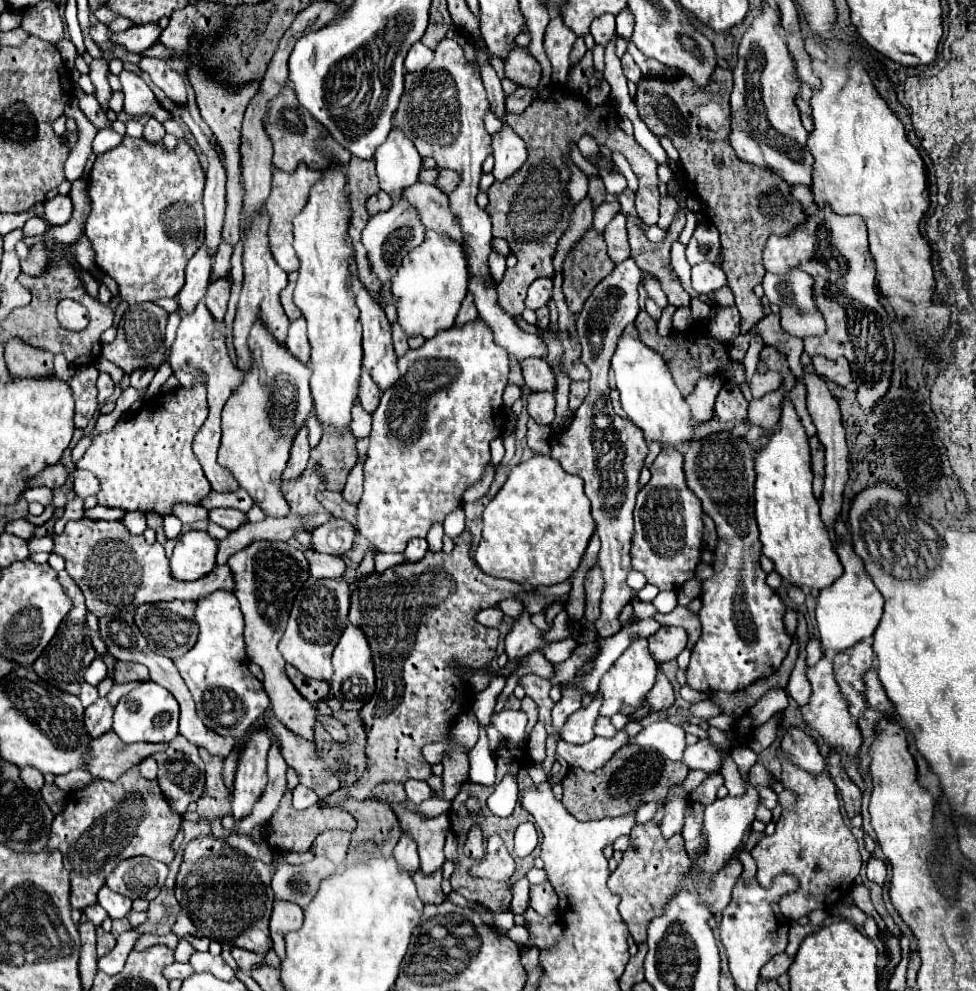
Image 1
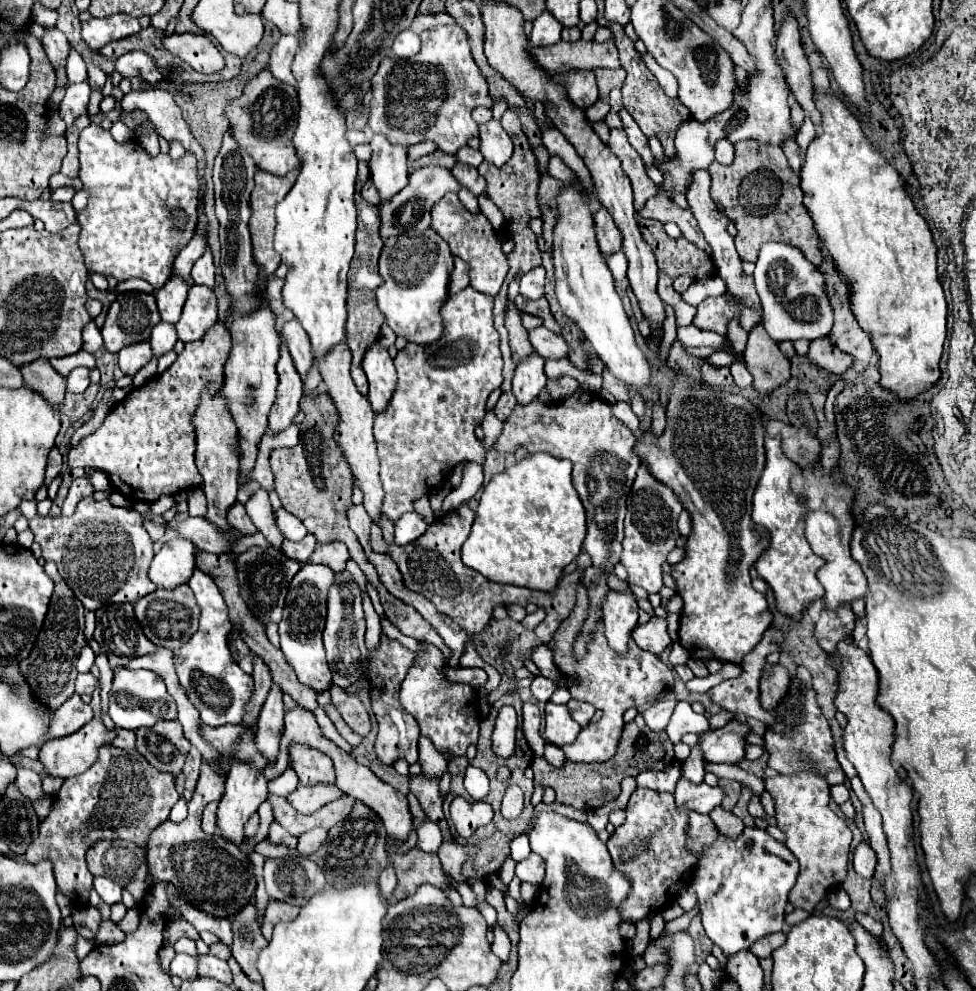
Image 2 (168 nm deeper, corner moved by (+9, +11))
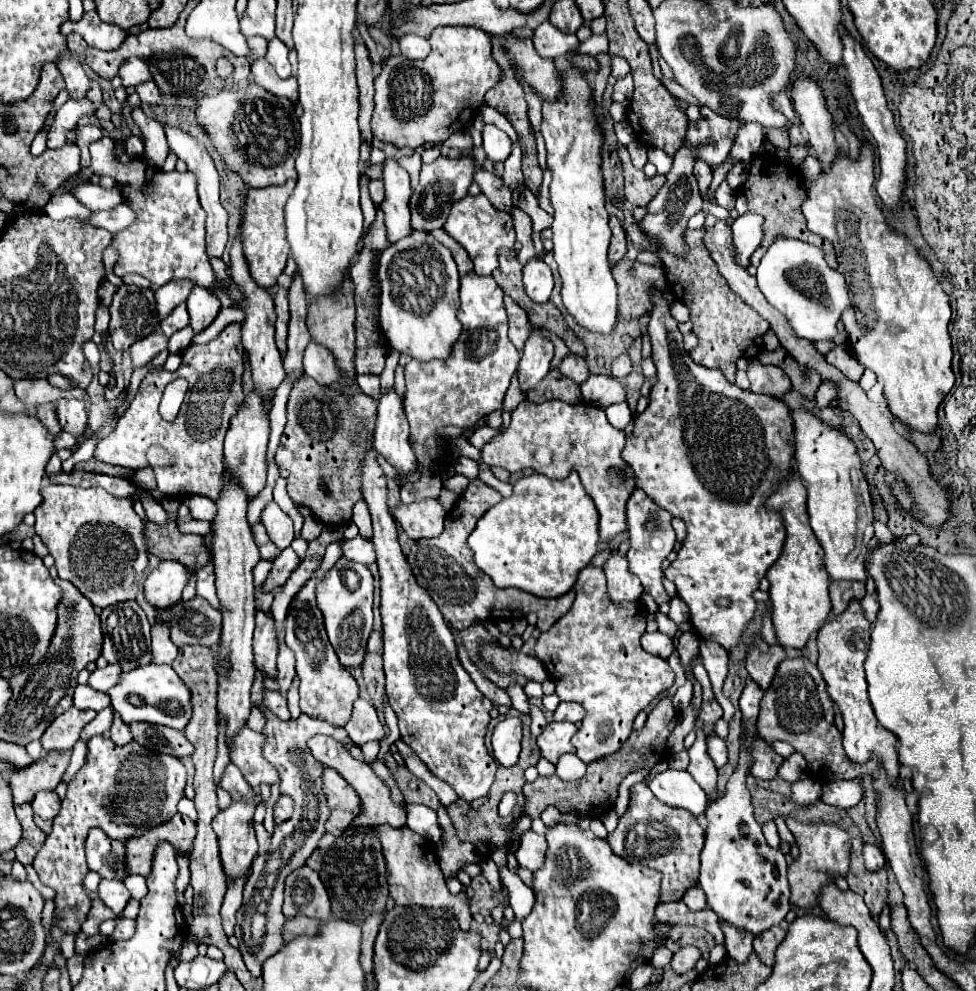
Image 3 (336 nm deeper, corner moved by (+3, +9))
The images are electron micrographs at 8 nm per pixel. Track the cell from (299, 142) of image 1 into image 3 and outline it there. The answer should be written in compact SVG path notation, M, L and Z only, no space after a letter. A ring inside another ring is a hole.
M256 83L244 89L220 91L212 97L202 97L194 109L196 123L206 131L210 143L222 157L224 165L234 171L248 187L260 189L282 185L290 177L298 177L294 169L298 153L298 117L296 107L288 99L274 97Z

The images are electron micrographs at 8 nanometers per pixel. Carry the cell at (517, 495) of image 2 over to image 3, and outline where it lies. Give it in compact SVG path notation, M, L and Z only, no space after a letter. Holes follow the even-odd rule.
M540 473L522 477L512 497L488 509L468 537L474 563L498 587L520 587L538 597L568 593L580 569L600 553L598 543L598 511L576 473L564 481Z

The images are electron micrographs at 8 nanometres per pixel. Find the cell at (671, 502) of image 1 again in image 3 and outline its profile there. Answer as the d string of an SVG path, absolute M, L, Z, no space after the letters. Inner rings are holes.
M634 489L632 497L628 499L626 505L626 517L628 517L628 529L630 529L630 551L628 551L628 561L630 561L630 571L642 581L642 587L646 593L654 597L656 603L670 603L670 597L662 585L662 561L668 557L672 551L672 545L676 541L674 529L670 525L672 515L664 509L660 509L642 489Z

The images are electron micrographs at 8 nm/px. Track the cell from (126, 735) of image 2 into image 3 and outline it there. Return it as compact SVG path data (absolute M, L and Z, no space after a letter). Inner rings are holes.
M114 713L114 721L112 721L112 729L110 729L110 739L112 739L116 745L126 745L128 741L132 741L130 727L120 719L118 713Z

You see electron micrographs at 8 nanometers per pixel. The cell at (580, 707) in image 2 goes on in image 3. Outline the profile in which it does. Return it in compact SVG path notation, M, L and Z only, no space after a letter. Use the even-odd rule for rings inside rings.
M560 703L558 709L554 711L554 721L570 721L570 723L580 723L584 719L584 709L578 703Z

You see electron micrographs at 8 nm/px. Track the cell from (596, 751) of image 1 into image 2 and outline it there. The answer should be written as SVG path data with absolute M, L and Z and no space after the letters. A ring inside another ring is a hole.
M580 583L576 609L570 613L570 617L566 621L562 621L560 629L554 633L552 641L548 643L554 649L554 663L570 679L582 679L586 683L582 687L572 687L570 689L572 697L584 699L584 701L592 703L596 707L596 711L602 711L598 721L592 721L590 725L582 727L582 731L578 733L574 743L562 747L564 755L576 763L594 763L594 761L610 759L616 751L616 745L618 745L618 739L620 739L620 733L624 727L624 719L622 719L624 711L630 707L640 707L640 705L664 699L672 691L672 685L674 685L672 671L656 655L642 651L634 641L630 641L628 655L624 655L624 657L616 655L604 639L604 625L598 627L594 639L588 645L588 653L580 661L574 661L572 659L572 643L574 643L574 639L576 639L576 635L582 629L582 623L586 619L586 611L588 611L586 607L588 607L588 597L586 597L584 585Z

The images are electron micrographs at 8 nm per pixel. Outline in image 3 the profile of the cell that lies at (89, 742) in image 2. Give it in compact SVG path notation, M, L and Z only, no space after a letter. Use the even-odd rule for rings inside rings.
M54 751L46 761L38 761L26 769L14 771L8 779L14 805L32 803L32 797L38 791L54 791L68 767L68 761L68 755L58 755Z

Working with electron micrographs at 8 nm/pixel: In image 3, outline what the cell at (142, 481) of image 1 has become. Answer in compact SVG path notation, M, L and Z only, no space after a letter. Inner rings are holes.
M230 323L214 341L206 345L190 345L182 351L182 365L170 373L158 369L148 373L138 387L138 393L112 435L102 439L96 447L94 457L110 463L124 465L126 469L144 469L148 467L146 451L150 445L162 445L174 459L172 467L154 467L158 489L168 497L182 499L188 493L200 493L210 499L220 495L222 481L222 443L232 419L236 405L244 401L242 393L242 375L244 375L244 347L240 343L240 323ZM184 377L188 381L186 401L180 407L180 413L174 423L168 423L160 417L158 405L162 391L168 381Z

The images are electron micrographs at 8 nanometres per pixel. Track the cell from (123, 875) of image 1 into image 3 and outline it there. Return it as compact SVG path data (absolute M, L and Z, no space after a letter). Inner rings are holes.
M92 829L88 833L86 859L88 859L88 867L96 871L102 879L126 877L124 841L110 839L102 829Z

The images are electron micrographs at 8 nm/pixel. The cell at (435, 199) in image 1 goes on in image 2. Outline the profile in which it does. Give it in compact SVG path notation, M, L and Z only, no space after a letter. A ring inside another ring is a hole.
M456 193L444 195L432 207L430 217L432 217L432 229L436 229L438 235L442 235L442 239L448 241L452 255L460 257L460 259L464 259L464 263L468 263L470 287L474 287L476 291L482 291L486 295L496 295L504 283L506 273L508 273L508 261L500 249L500 243L496 239L494 229L488 223L488 219L484 215L478 215L478 217L470 215L464 209L464 205L460 203Z

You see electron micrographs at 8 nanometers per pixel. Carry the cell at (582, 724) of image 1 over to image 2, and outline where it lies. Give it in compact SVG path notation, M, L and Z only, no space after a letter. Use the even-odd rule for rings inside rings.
M546 703L546 727L544 735L554 745L572 743L580 733L580 723L576 723L568 711L568 705Z

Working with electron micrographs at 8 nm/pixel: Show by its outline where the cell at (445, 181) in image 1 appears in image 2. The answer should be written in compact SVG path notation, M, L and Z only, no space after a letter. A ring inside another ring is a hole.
M456 163L456 165L450 169L450 173L456 177L456 181L458 181L462 187L470 189L474 195L480 195L480 193L486 189L484 177L482 177L482 175L478 173L478 169L472 167L472 165Z

